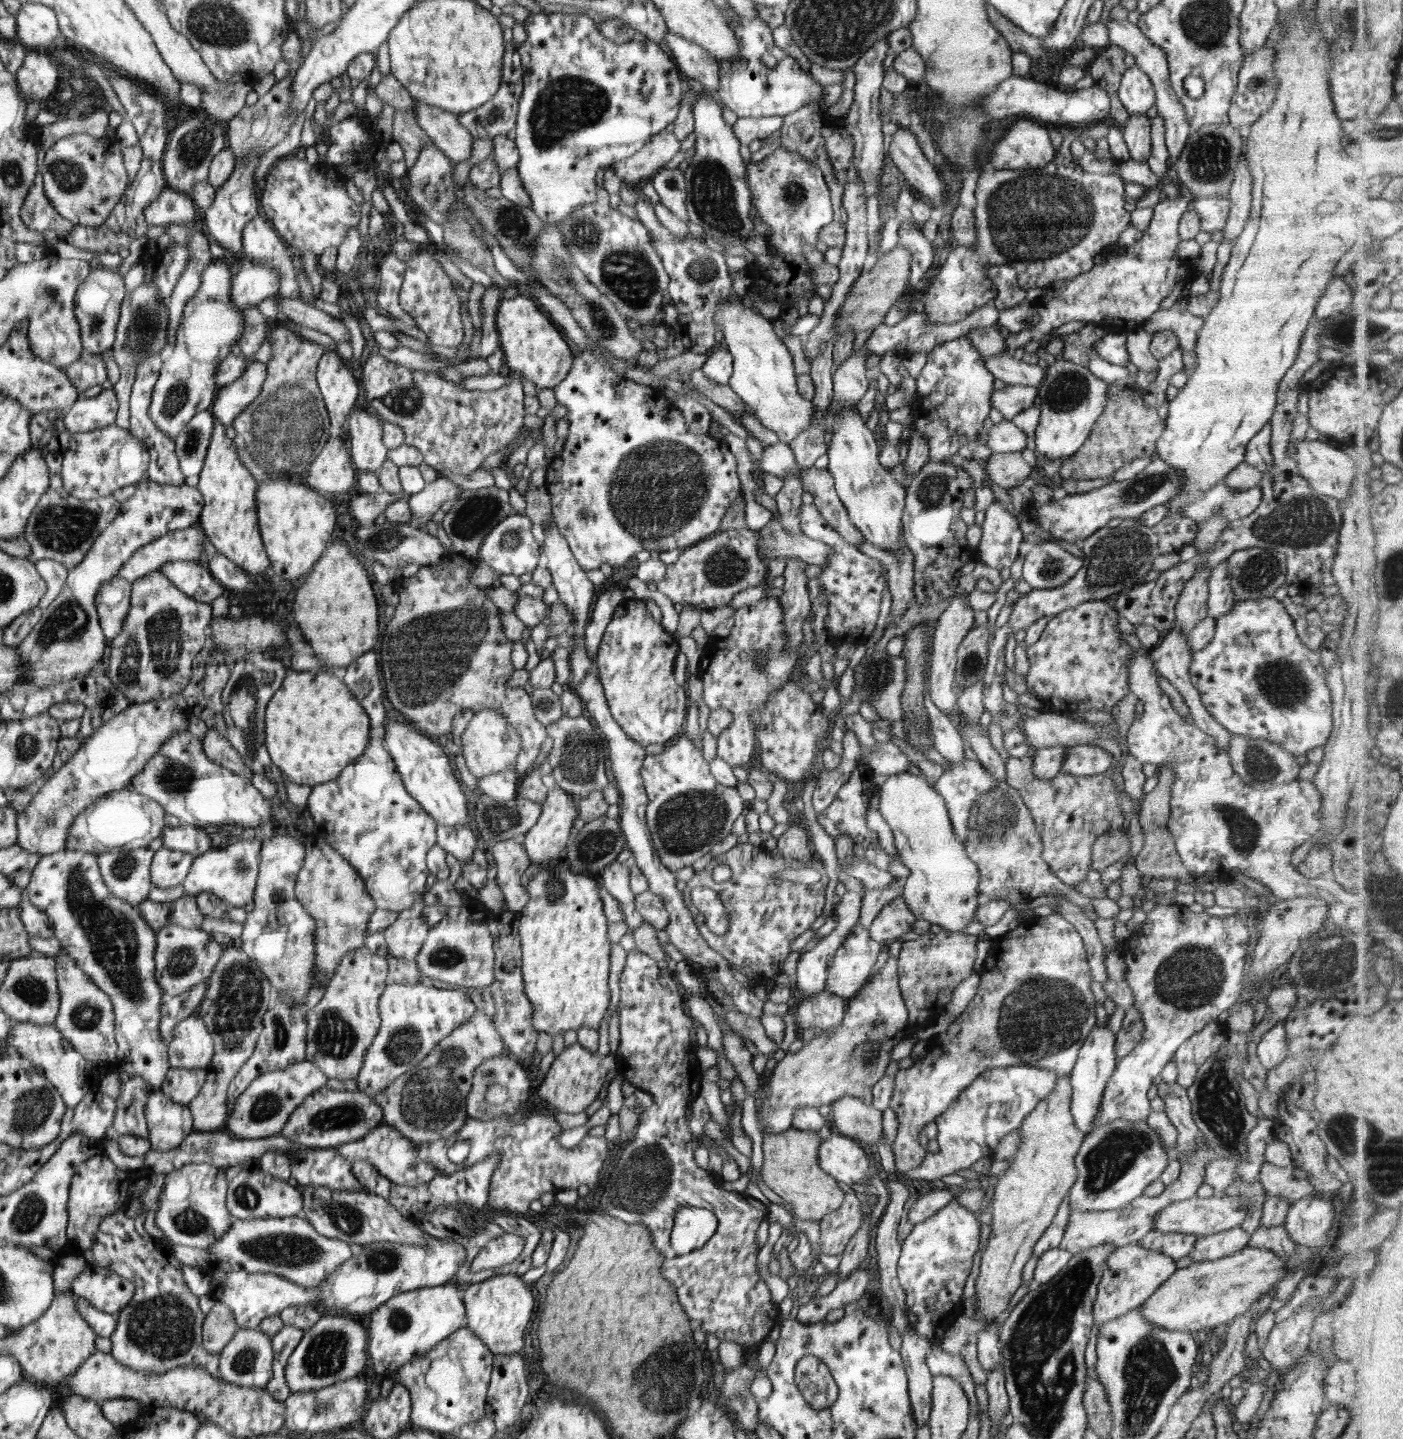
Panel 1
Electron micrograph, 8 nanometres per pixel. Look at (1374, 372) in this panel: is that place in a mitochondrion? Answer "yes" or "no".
no

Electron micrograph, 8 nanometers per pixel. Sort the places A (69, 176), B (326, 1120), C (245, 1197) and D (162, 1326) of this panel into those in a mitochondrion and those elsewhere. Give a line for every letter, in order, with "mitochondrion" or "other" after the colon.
A: mitochondrion
B: mitochondrion
C: mitochondrion
D: mitochondrion

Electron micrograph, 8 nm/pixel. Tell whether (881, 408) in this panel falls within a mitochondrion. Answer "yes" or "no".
no

